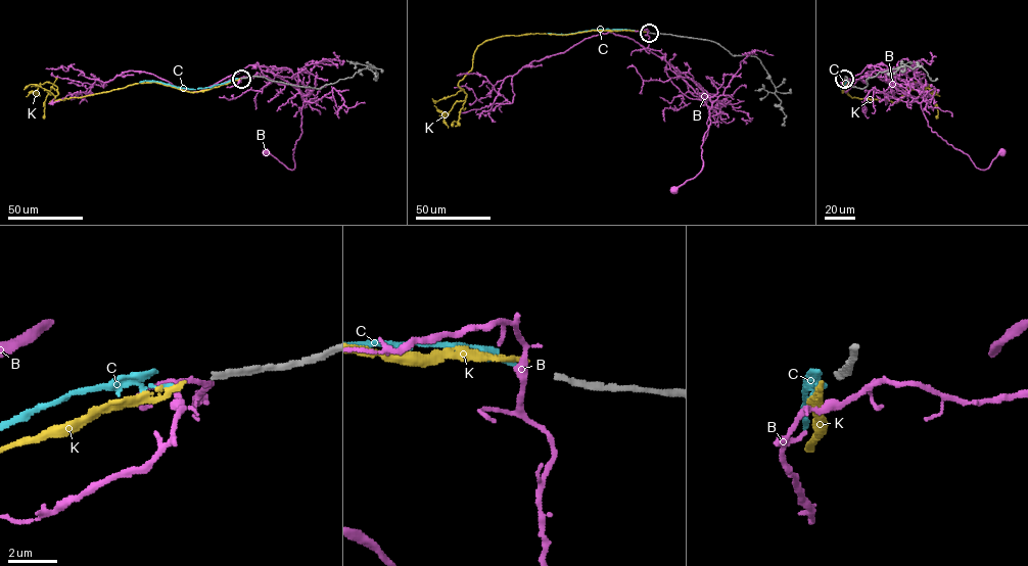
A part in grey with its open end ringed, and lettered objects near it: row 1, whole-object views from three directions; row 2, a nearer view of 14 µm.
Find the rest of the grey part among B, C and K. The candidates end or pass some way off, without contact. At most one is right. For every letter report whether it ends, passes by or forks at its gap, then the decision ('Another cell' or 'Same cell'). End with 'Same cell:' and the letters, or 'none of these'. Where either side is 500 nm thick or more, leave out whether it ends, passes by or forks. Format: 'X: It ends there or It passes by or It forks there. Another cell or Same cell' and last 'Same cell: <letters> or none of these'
B: It passes by. Another cell
C: It ends there. Another cell
K: It ends there. Another cell
Same cell: none of these

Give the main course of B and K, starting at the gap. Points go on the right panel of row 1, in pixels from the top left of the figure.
B: (844, 80), (868, 75), (901, 86), (921, 103), (931, 131), (966, 153), (978, 169), (987, 169), (1001, 152)
K: (843, 79), (842, 92), (846, 82), (852, 97), (897, 102), (916, 82), (927, 86), (925, 92), (939, 96)

